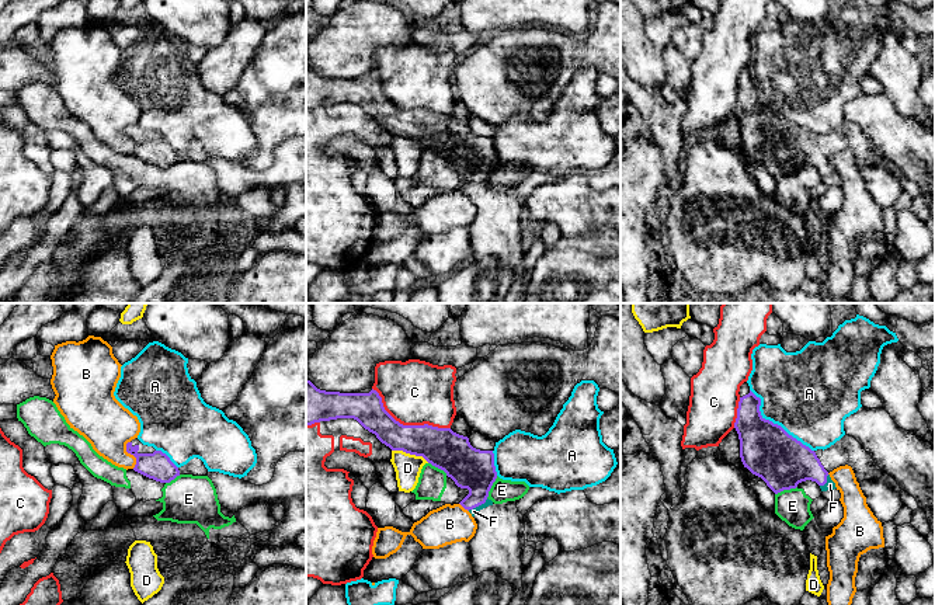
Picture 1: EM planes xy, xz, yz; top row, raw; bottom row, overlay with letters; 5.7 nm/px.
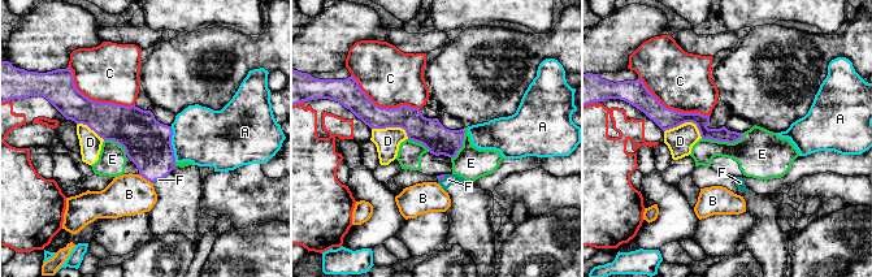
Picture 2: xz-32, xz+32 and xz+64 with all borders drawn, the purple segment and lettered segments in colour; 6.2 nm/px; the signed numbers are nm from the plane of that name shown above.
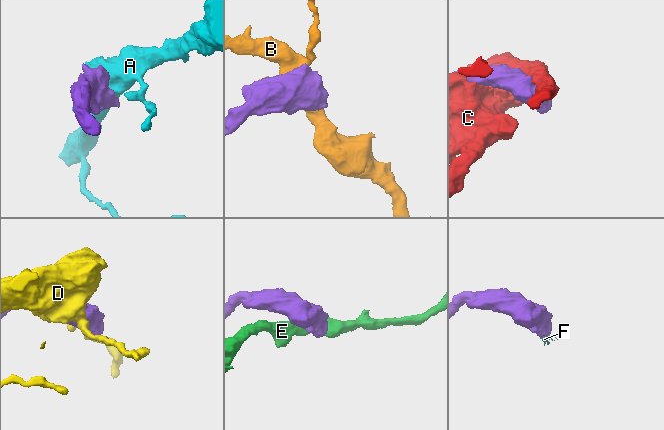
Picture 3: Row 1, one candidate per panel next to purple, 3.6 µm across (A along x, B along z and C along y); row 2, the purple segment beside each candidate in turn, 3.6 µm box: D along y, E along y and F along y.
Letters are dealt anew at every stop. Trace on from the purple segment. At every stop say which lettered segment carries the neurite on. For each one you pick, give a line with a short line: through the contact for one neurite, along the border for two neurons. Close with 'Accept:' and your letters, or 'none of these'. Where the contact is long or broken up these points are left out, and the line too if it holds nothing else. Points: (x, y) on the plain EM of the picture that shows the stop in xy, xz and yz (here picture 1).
Accept: F

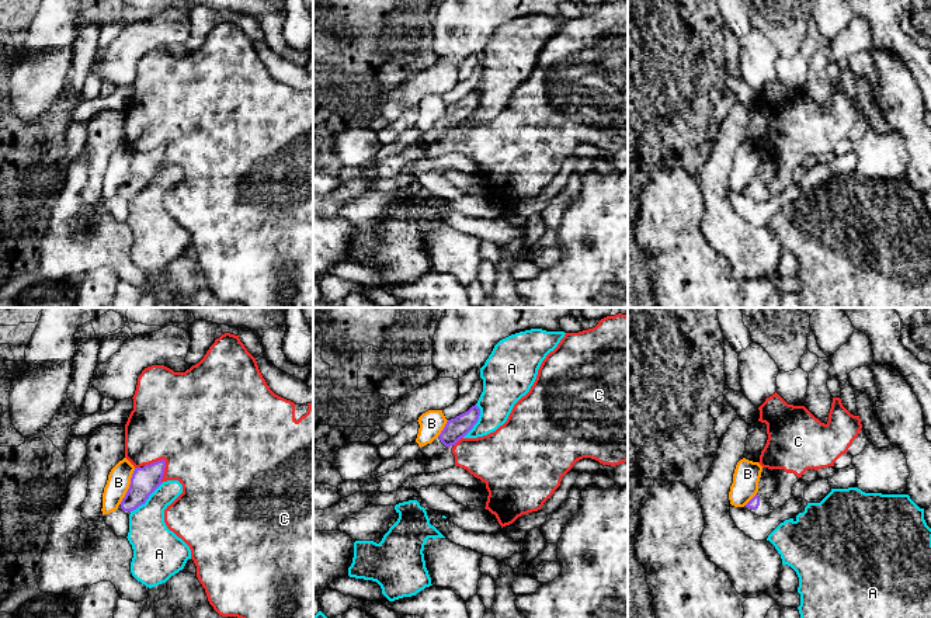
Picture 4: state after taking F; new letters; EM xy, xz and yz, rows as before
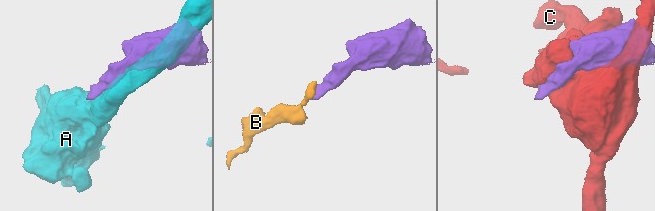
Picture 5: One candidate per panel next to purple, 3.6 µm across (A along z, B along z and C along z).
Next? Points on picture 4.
Accept: none of these

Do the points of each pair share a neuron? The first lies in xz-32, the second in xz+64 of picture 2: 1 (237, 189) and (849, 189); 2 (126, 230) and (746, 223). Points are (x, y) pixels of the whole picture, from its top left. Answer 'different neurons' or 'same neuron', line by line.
1: same neuron
2: same neuron

